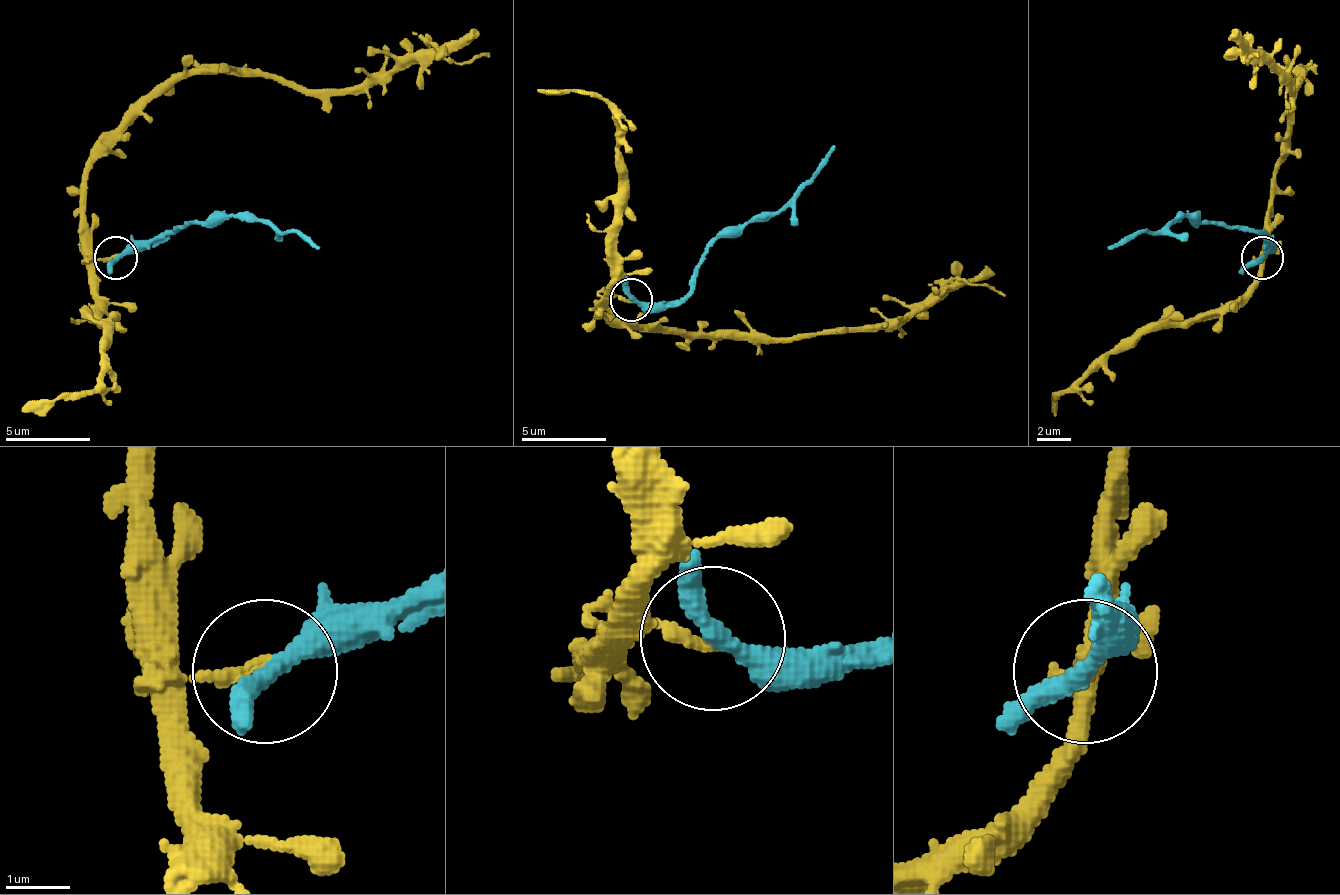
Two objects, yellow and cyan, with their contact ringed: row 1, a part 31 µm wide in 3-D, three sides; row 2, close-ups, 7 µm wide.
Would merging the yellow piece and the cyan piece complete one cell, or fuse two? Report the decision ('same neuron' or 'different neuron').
different neuron

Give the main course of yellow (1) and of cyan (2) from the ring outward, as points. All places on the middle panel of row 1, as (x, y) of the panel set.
1: (630, 298), (613, 294), (604, 311), (626, 324), (784, 337), (878, 332), (933, 307), (963, 281), (1006, 294)
2: (630, 298), (677, 303), (690, 290), (694, 264), (720, 239), (733, 239), (750, 221), (767, 221), (835, 145)

